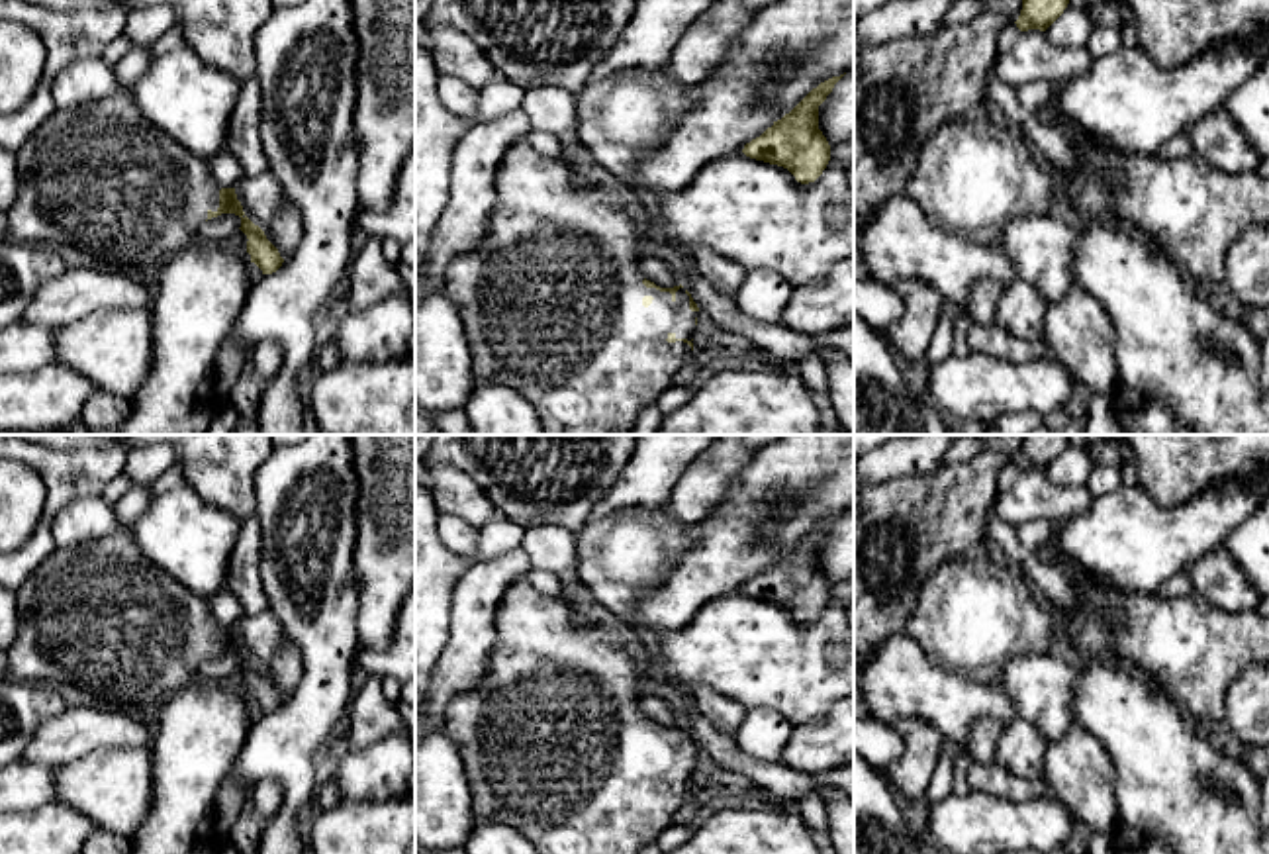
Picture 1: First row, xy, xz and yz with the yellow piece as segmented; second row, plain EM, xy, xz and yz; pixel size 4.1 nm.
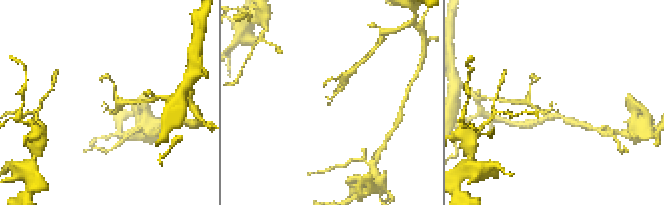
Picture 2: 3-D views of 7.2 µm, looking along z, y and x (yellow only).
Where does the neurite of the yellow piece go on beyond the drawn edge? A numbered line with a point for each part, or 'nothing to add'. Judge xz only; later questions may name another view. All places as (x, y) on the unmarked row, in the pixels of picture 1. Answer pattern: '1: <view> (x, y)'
1: xz (551, 739)

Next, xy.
1: xy (98, 616)

